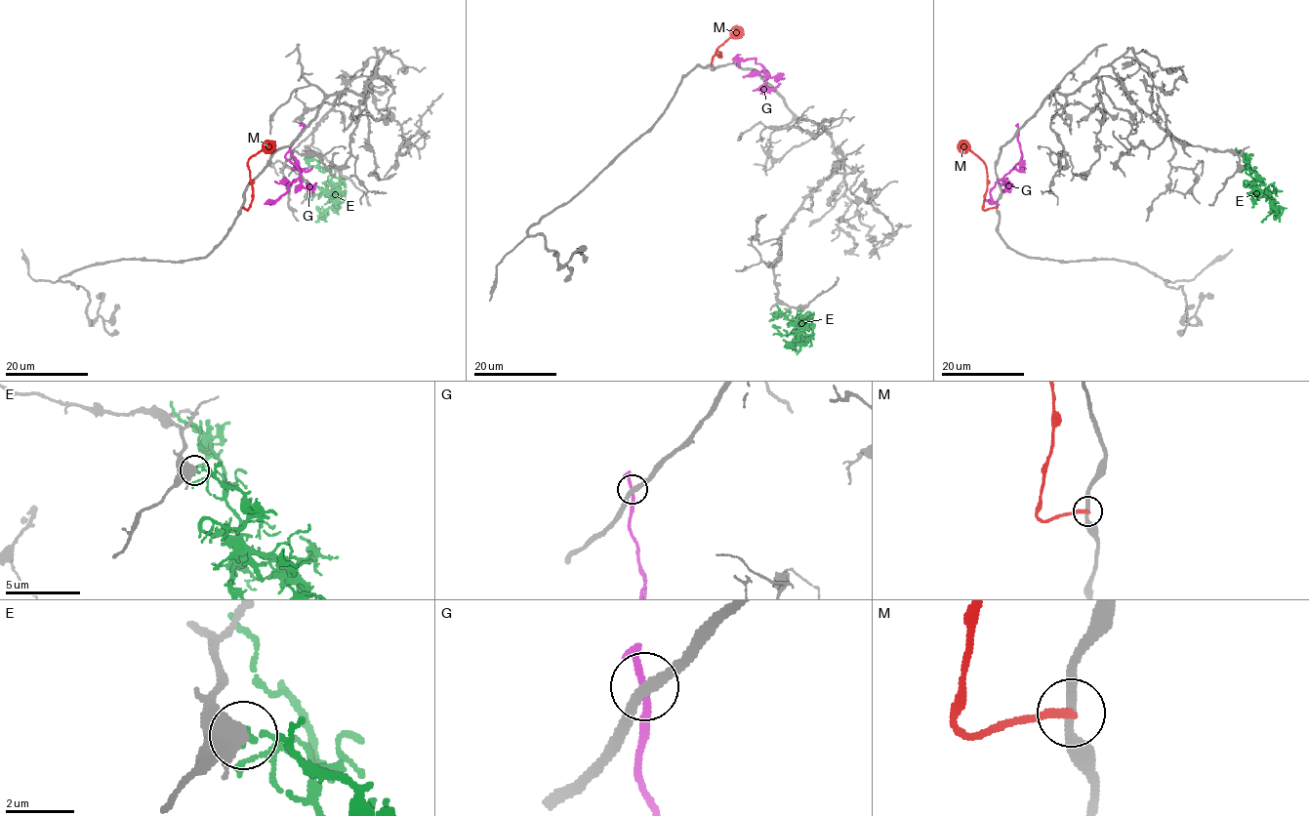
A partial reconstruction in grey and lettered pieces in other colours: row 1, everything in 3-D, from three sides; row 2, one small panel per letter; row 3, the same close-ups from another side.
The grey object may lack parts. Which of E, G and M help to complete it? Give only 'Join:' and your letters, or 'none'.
Join: none

